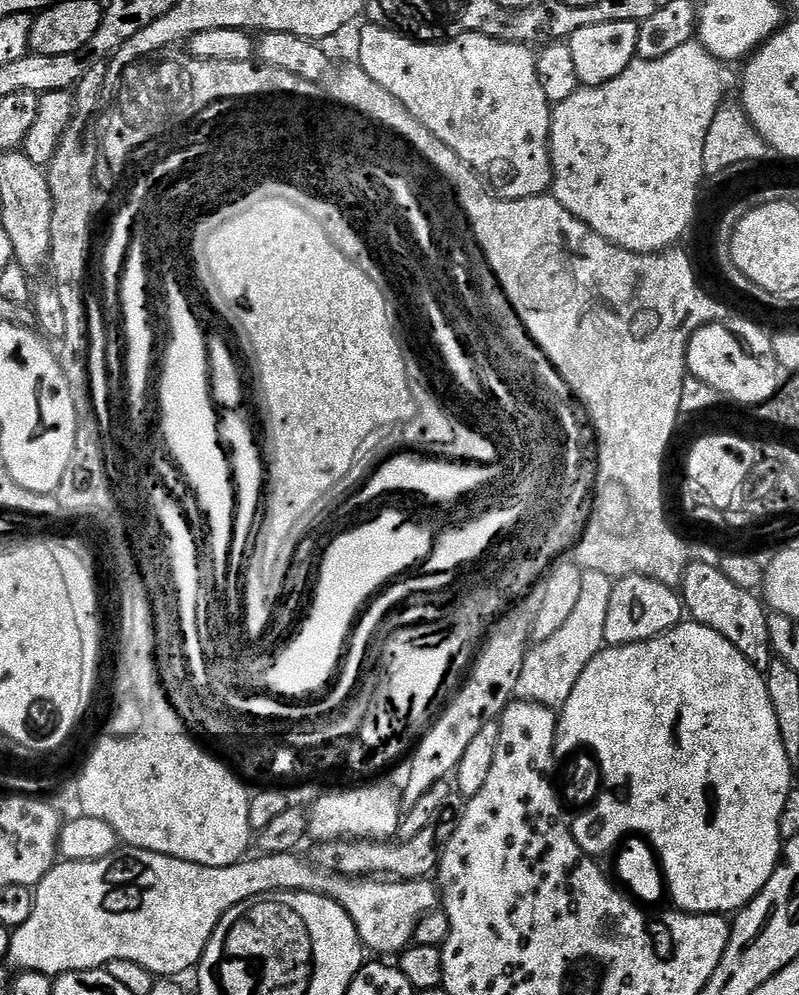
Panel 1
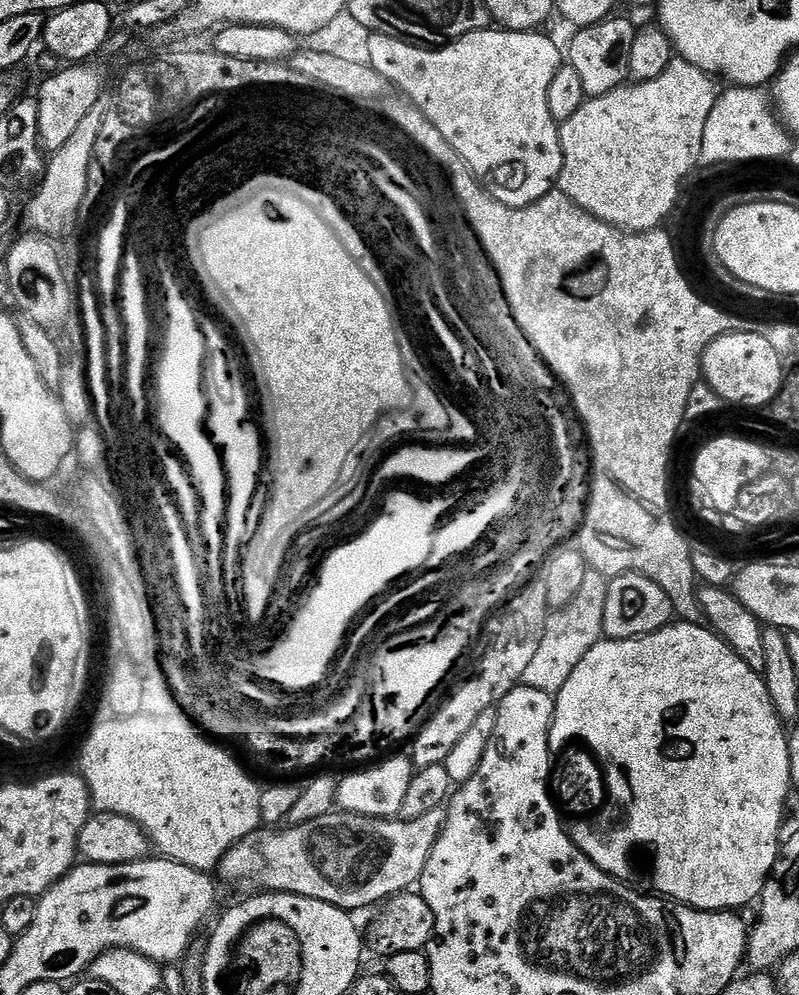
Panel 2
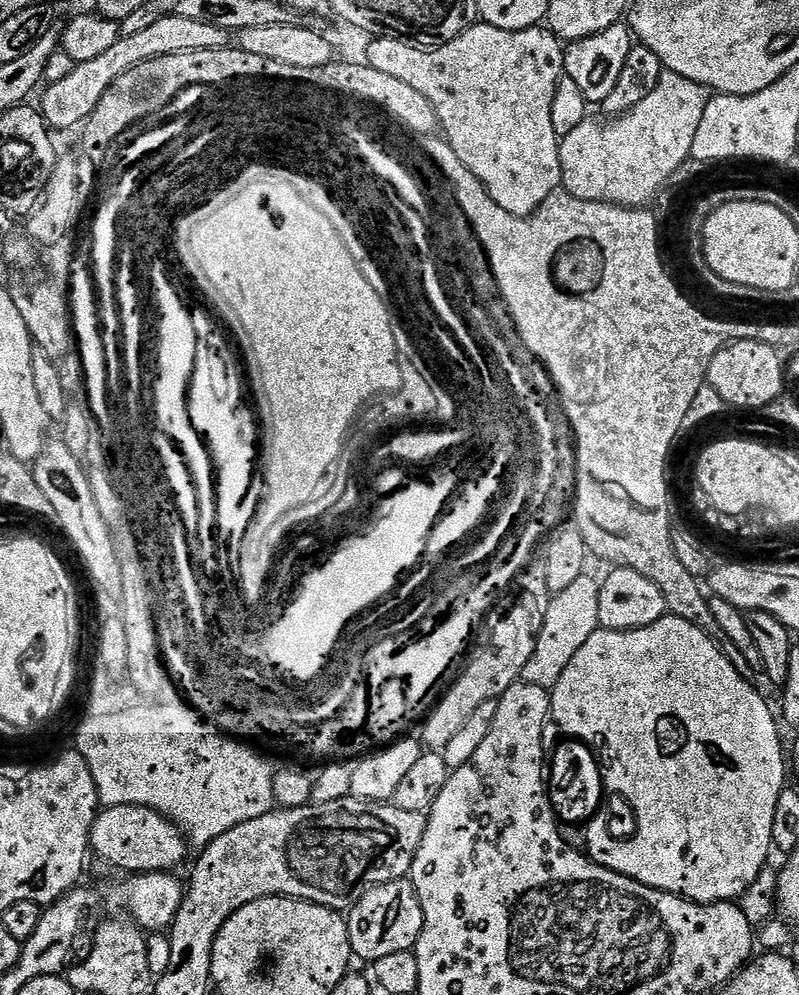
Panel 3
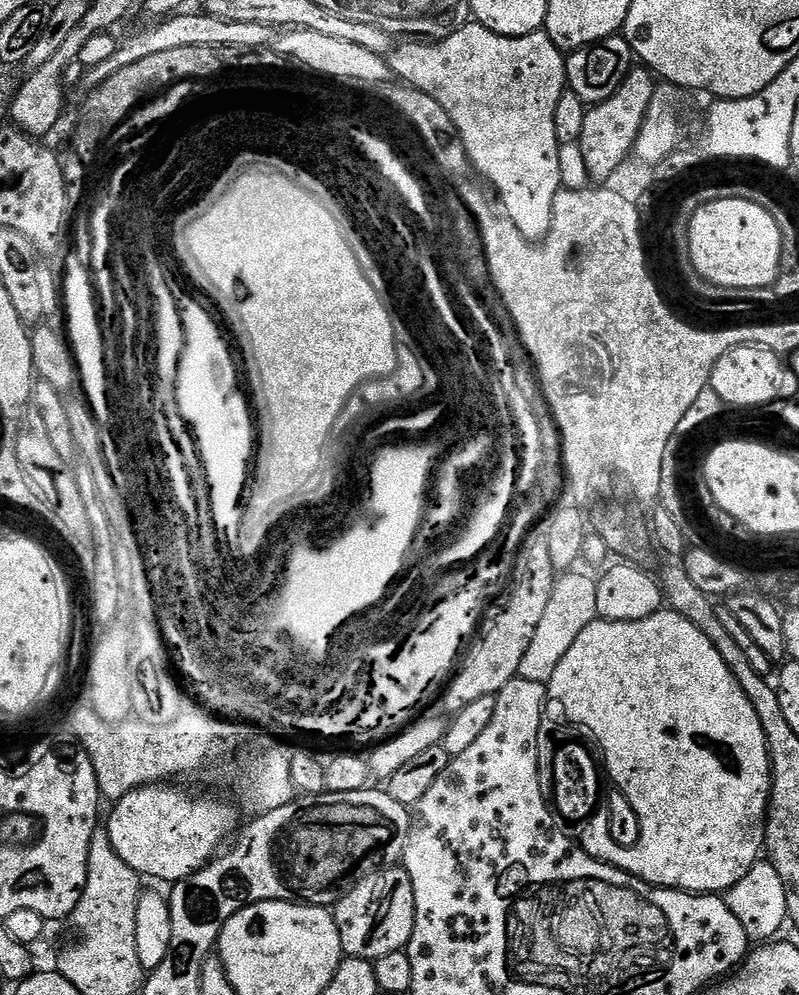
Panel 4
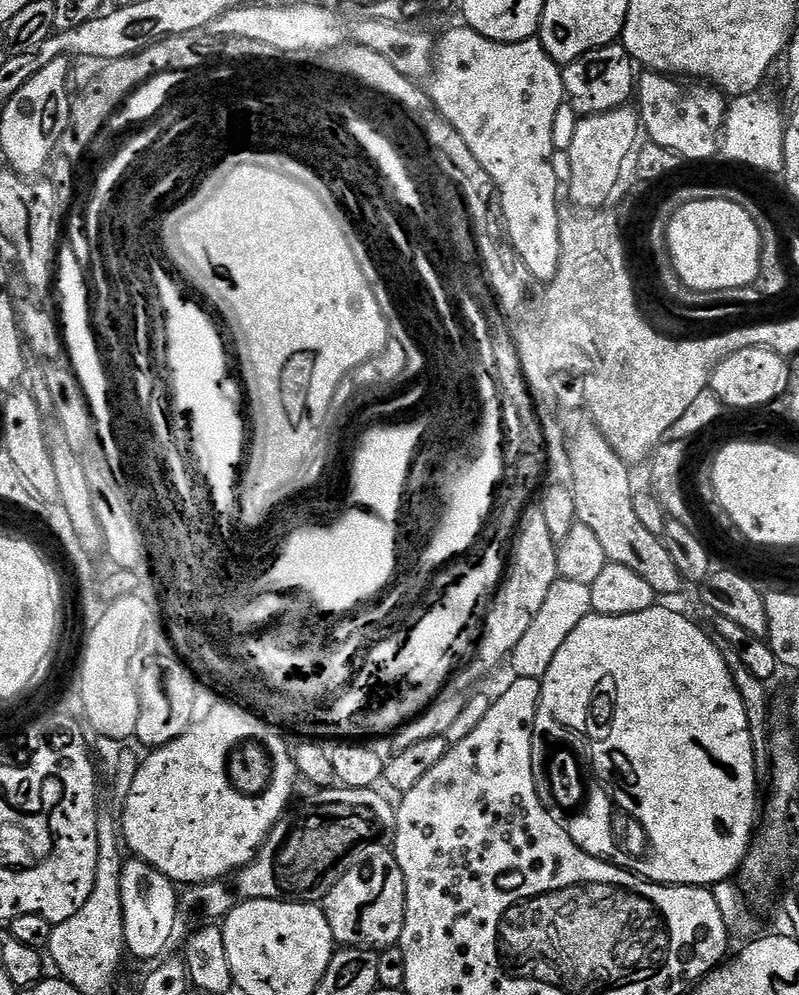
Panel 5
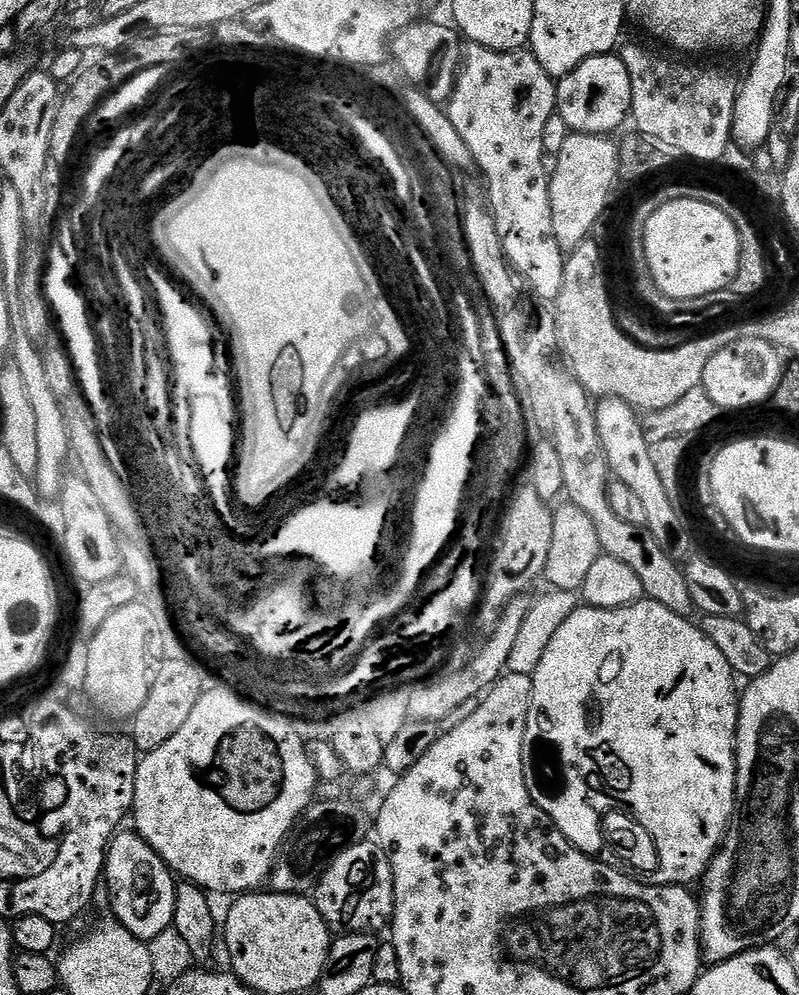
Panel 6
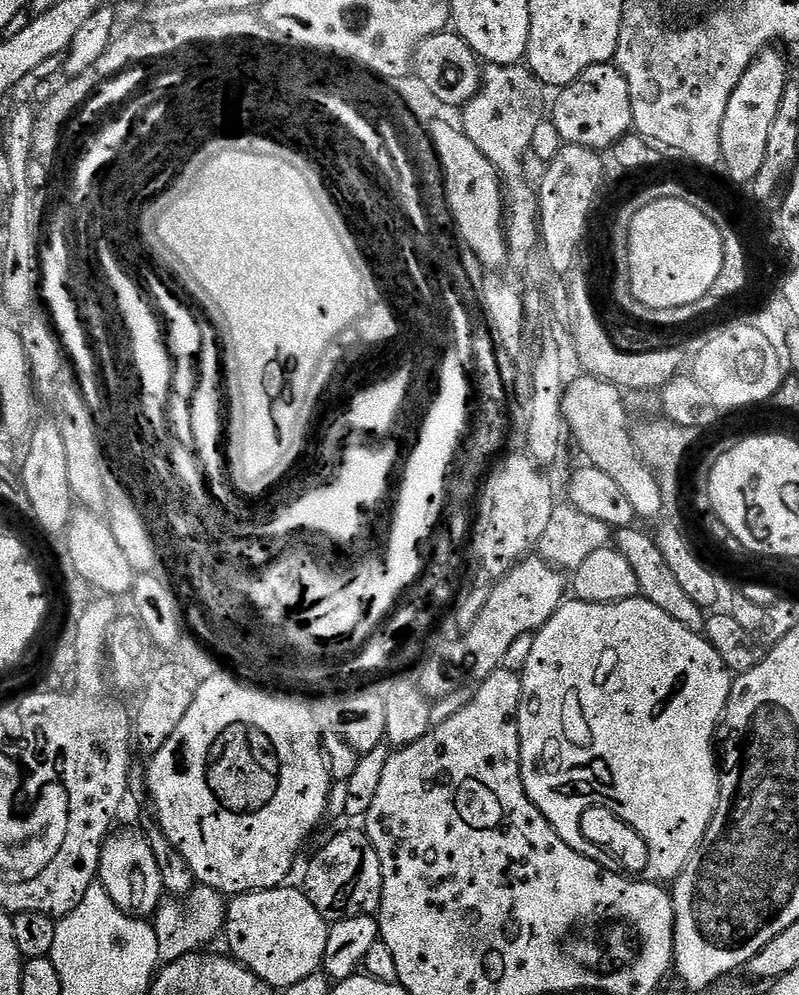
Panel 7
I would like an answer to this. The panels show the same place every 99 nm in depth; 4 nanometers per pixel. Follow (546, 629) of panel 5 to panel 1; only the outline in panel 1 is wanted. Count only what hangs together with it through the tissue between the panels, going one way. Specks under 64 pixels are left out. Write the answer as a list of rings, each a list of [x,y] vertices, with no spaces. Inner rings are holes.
[[[582,572],[582,591],[570,618],[550,638],[529,647],[522,674],[518,674],[515,699],[538,702],[553,710],[563,708],[570,694],[574,694],[582,670],[606,647],[606,614],[610,611],[613,583],[613,577],[606,574]]]

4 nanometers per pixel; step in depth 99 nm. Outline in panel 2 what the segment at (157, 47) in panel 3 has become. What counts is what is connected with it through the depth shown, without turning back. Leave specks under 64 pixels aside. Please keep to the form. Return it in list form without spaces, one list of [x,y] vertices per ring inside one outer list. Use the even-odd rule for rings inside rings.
[[[76,62],[64,66],[57,76],[48,76],[40,84],[40,93],[34,96],[38,106],[38,134],[40,147],[51,154],[62,150],[62,145],[74,135],[74,130],[94,106],[101,103],[104,92],[104,76],[96,68],[88,68],[87,63]]]

